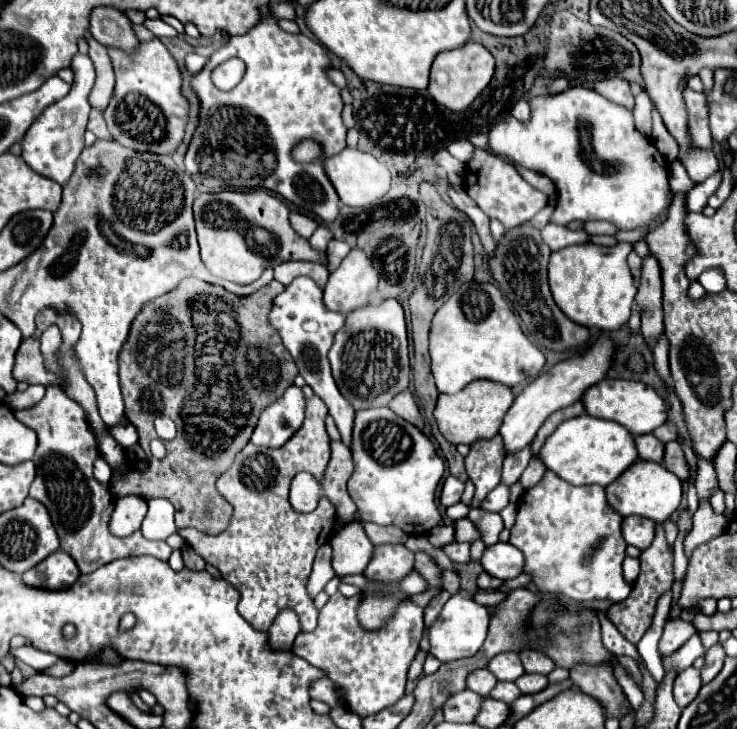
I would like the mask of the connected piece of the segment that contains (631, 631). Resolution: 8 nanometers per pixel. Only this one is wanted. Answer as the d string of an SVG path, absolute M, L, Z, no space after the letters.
M661 523L655 525L655 539L653 539L653 543L645 551L641 551L639 561L641 561L641 573L639 573L637 581L633 583L631 595L623 603L613 603L607 609L607 619L633 645L637 645L639 639L643 637L643 633L651 627L653 617L655 617L657 601L661 599L663 593L671 591L671 585L673 585L673 547L669 547Z

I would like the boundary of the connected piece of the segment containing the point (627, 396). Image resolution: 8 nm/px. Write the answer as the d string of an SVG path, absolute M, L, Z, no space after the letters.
M603 379L603 381L595 383L593 387L589 387L589 389L583 393L581 403L583 403L587 415L615 421L615 423L627 427L631 435L651 433L653 429L657 429L659 425L663 425L665 419L667 419L665 401L663 401L649 385L645 385L645 383L641 383L641 381Z

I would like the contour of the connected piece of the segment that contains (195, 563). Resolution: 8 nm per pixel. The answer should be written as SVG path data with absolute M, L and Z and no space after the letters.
M187 548L183 550L182 555L183 555L184 565L188 569L193 571L205 570L206 567L205 561L199 555L197 555L193 551L193 549Z

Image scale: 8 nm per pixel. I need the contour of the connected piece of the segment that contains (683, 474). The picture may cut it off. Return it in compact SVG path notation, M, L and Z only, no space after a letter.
M671 441L665 445L665 457L663 457L663 465L673 471L679 479L687 479L689 477L689 467L687 467L687 461L685 461L685 455L679 447L679 443Z

